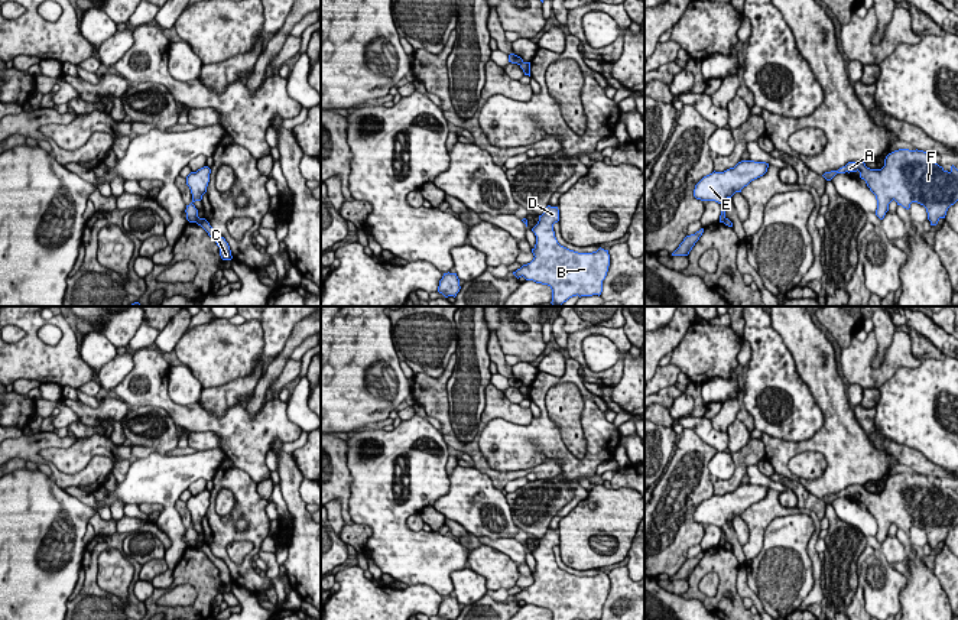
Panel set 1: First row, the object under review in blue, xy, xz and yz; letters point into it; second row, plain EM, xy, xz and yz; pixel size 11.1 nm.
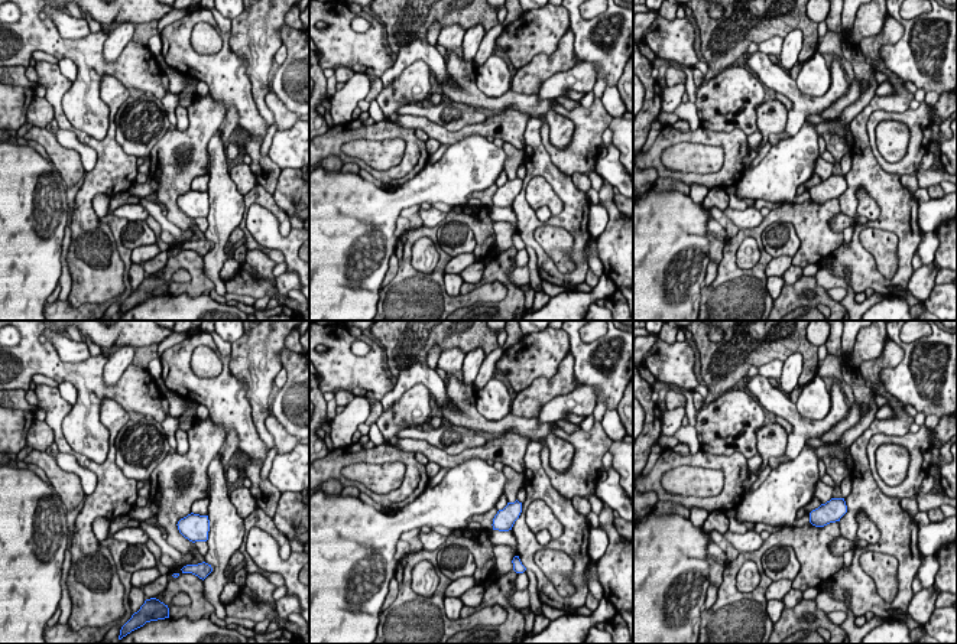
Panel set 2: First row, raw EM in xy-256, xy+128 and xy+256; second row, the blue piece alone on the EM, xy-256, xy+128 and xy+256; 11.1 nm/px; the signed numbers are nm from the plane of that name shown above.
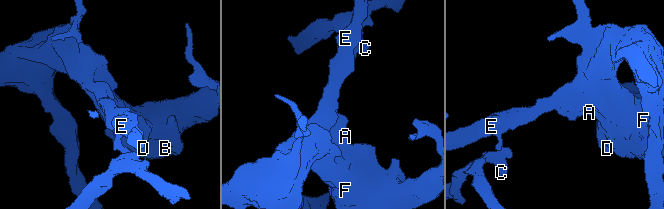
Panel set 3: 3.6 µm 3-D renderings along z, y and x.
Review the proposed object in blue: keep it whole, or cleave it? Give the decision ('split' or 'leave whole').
split

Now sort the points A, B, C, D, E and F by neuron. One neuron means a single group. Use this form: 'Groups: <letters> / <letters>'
Groups: A B D E F / C

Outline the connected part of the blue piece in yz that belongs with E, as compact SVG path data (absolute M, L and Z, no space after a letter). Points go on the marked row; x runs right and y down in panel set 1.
M741 160L724 172L712 172L704 176L694 189L694 197L701 201L715 201L722 205L727 198L741 192L751 181L767 172L769 163Z

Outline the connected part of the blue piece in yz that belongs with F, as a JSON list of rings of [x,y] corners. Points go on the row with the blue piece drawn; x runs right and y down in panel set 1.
[[[894,150],[886,156],[881,169],[870,169],[864,162],[848,162],[822,176],[831,181],[837,173],[857,171],[876,195],[876,215],[880,220],[894,199],[906,210],[912,202],[923,205],[931,225],[936,225],[941,218],[945,218],[948,208],[958,201],[958,169],[952,165],[949,172],[945,171],[923,150]]]

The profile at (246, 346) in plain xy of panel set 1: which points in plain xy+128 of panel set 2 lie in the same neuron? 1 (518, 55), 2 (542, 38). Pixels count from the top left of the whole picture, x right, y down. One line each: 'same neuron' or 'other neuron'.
1: same neuron
2: same neuron

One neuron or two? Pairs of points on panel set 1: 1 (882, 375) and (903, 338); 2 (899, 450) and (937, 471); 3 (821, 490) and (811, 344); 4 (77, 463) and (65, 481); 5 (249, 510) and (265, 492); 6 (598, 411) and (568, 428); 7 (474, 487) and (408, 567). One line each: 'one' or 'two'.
1: one
2: one
3: one
4: two
5: two
6: two
7: two

